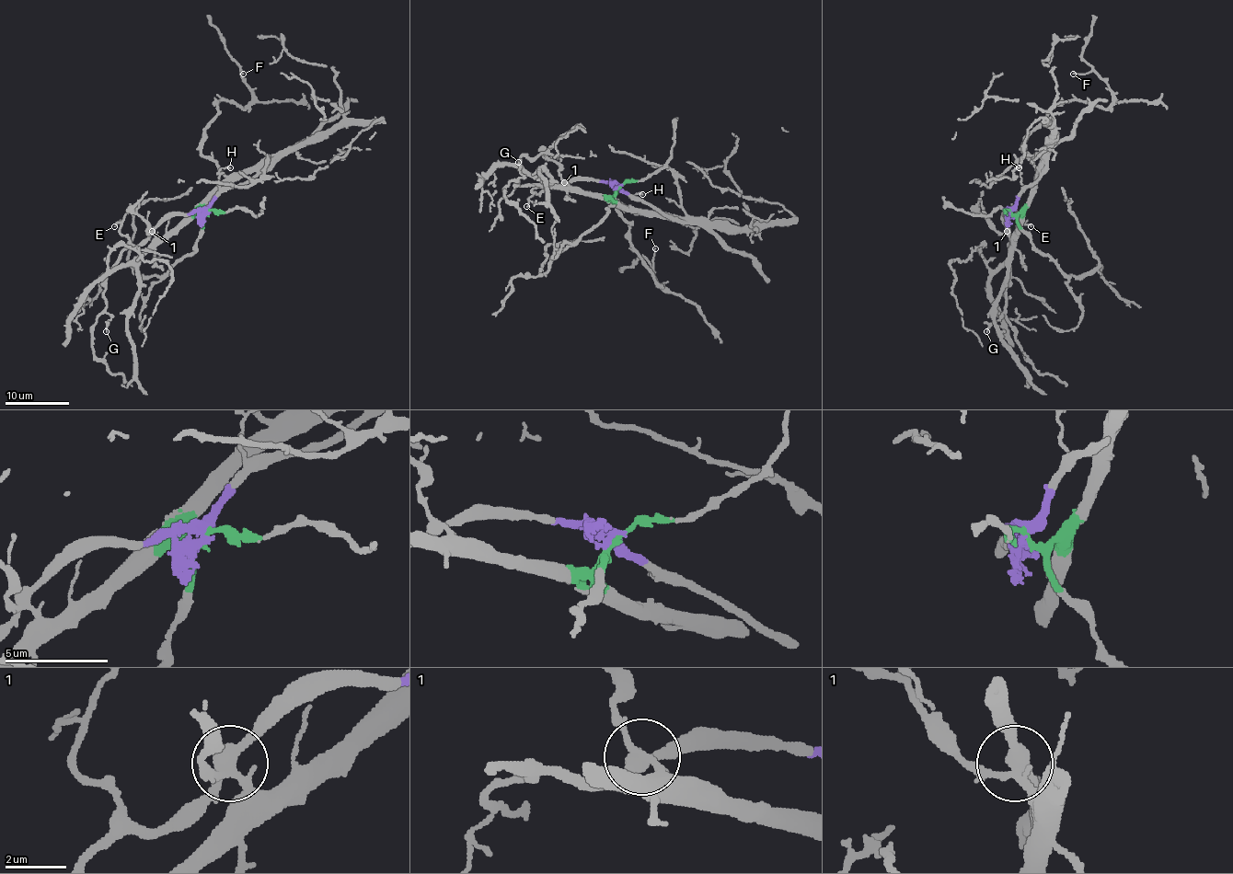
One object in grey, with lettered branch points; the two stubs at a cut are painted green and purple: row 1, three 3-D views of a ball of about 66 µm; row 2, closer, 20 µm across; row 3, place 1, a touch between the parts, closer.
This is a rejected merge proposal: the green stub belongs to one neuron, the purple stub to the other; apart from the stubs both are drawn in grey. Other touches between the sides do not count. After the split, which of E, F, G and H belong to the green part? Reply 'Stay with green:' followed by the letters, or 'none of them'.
Stay with green: F

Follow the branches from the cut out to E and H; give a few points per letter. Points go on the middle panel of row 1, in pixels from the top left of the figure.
E: (618, 185), (568, 180), (559, 187), (535, 187), (526, 206)
H: (618, 185), (631, 198), (635, 193), (643, 195)

